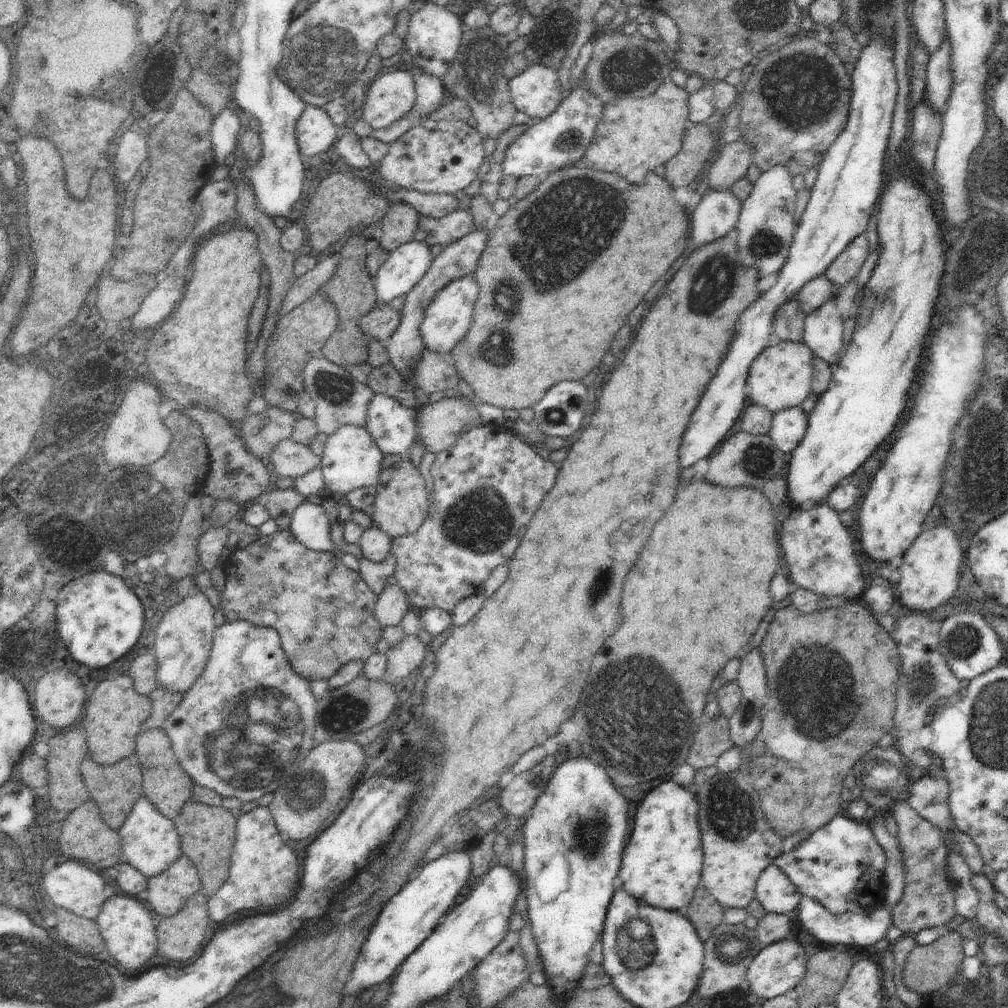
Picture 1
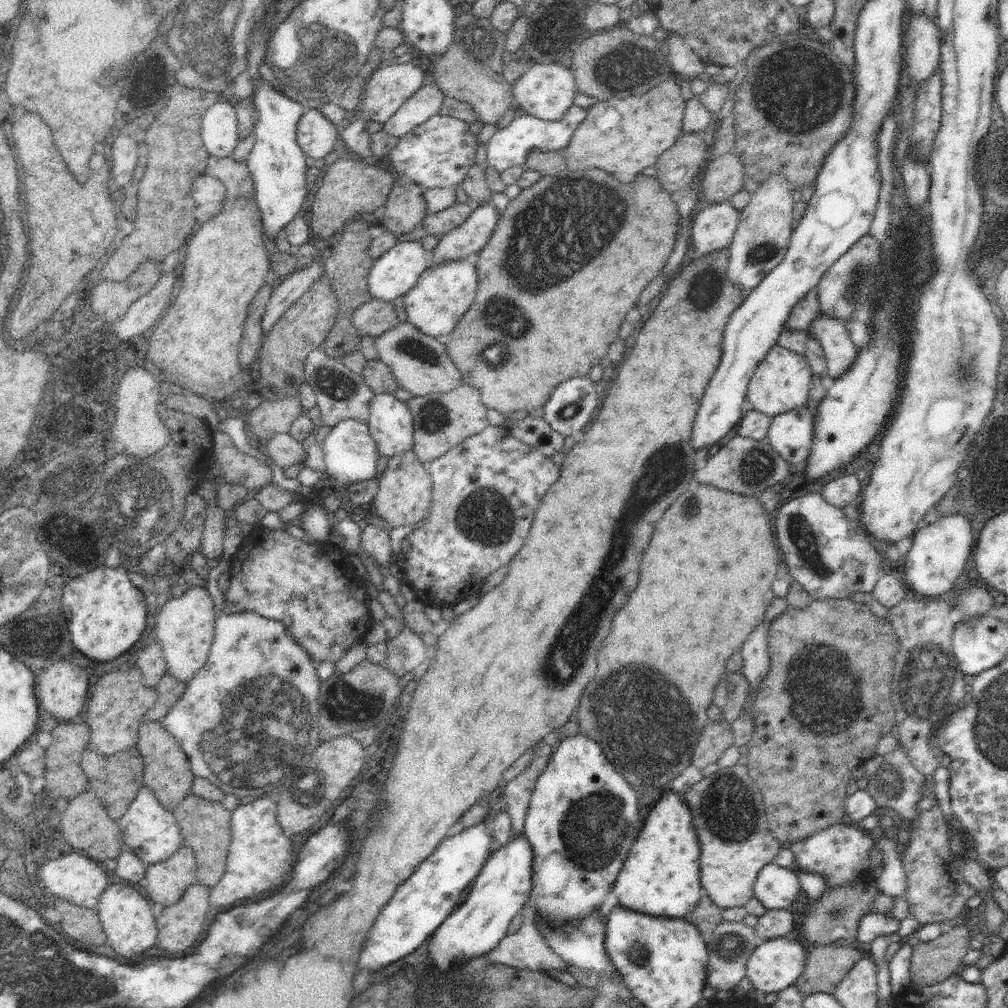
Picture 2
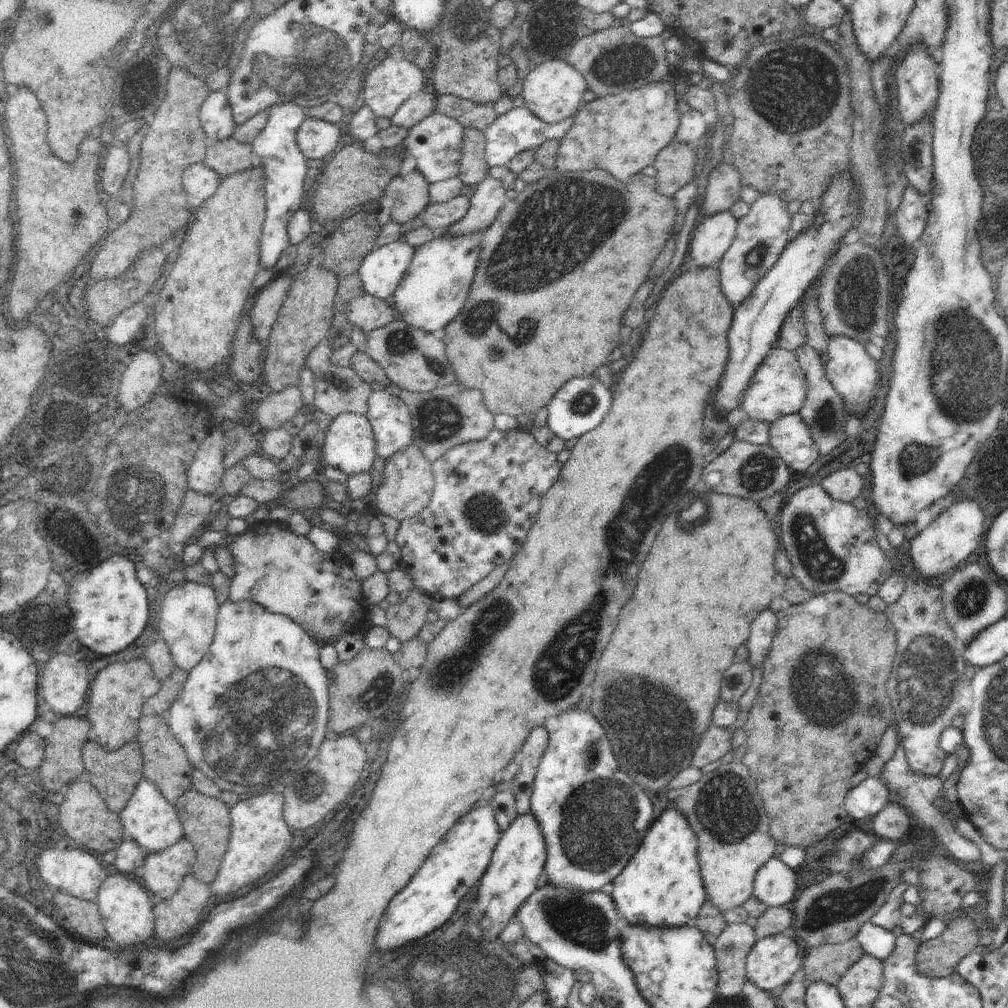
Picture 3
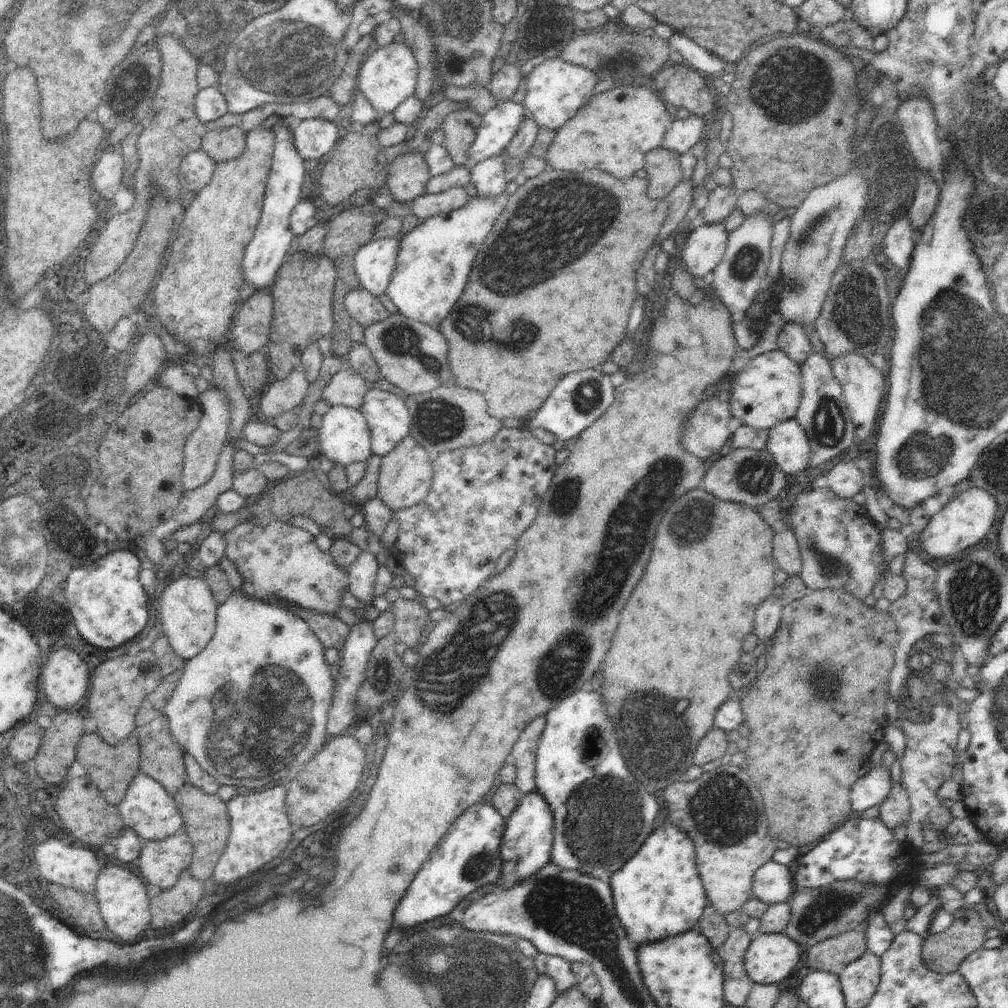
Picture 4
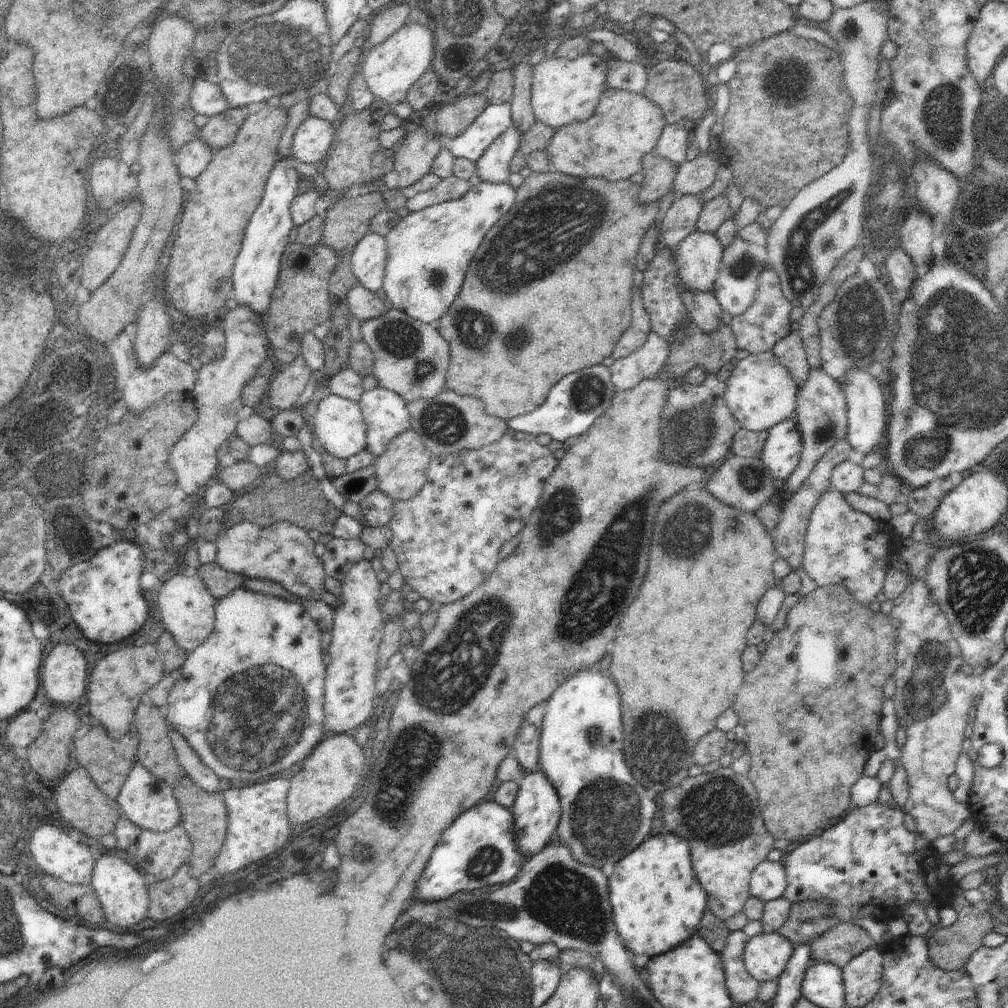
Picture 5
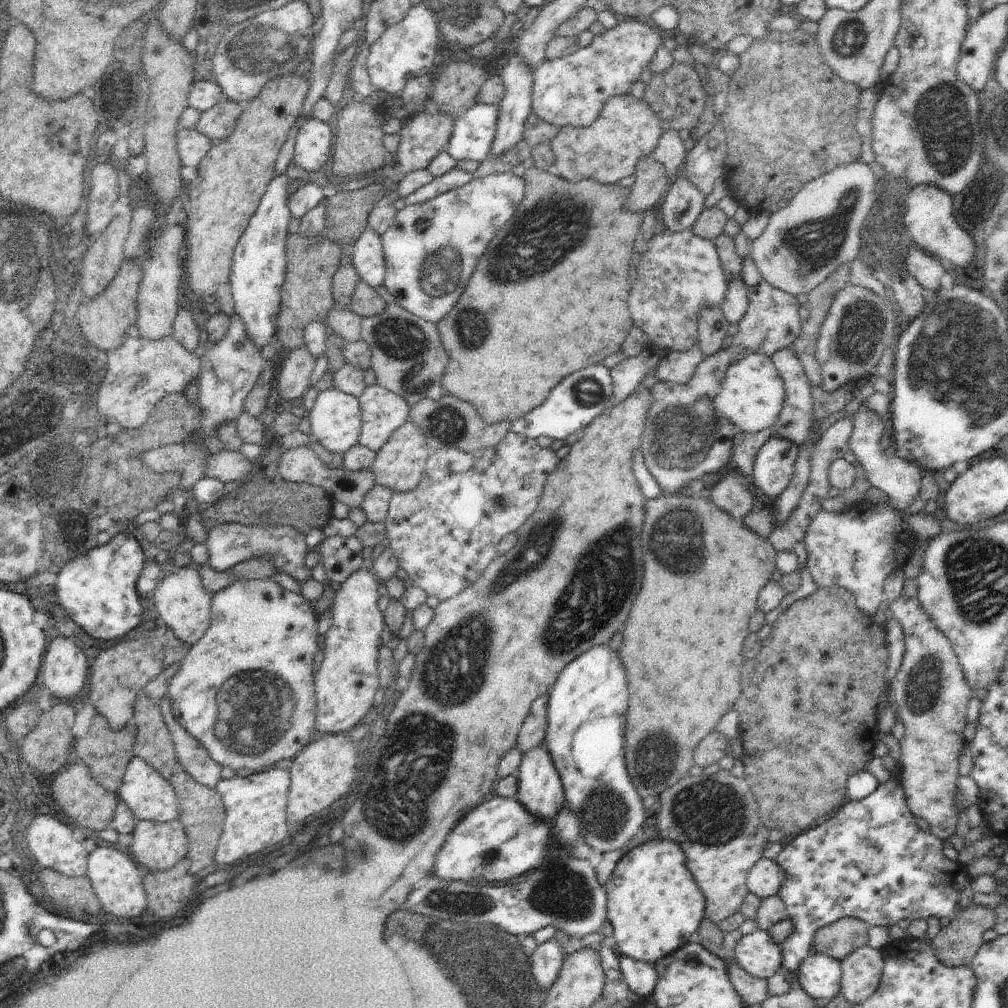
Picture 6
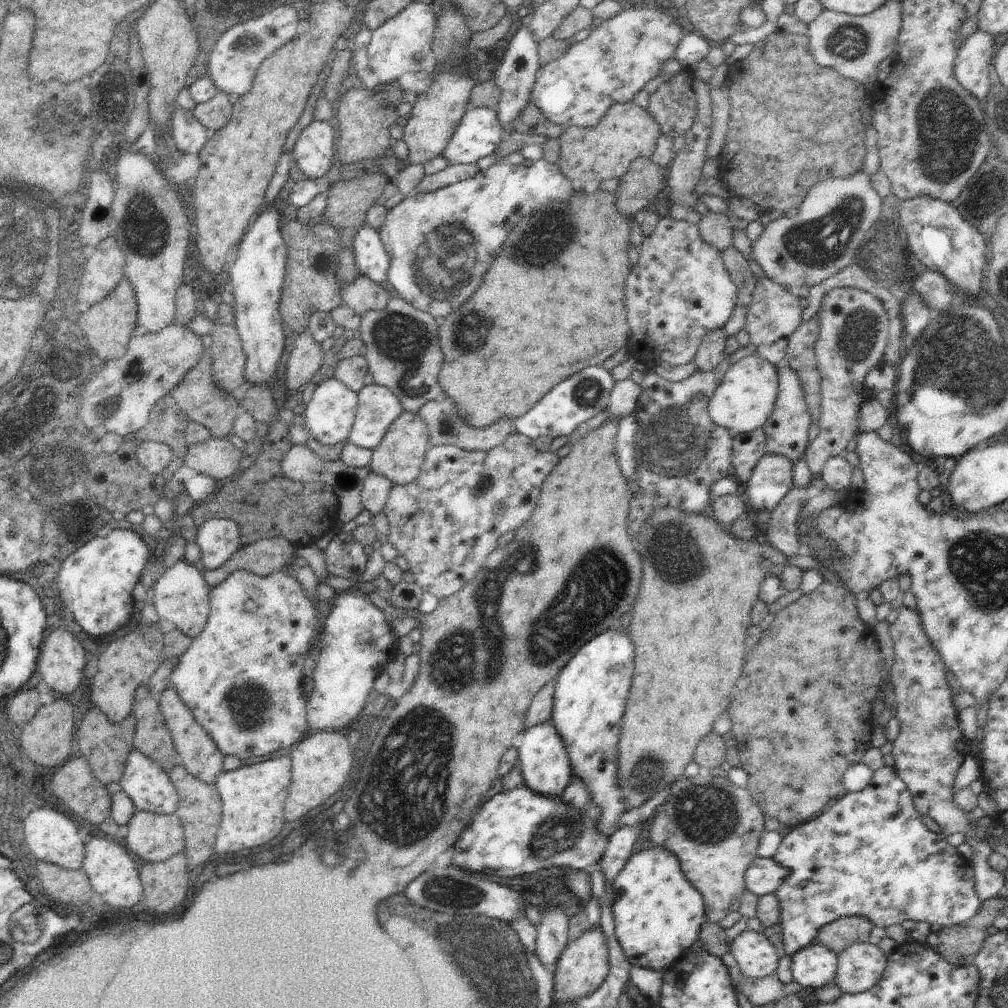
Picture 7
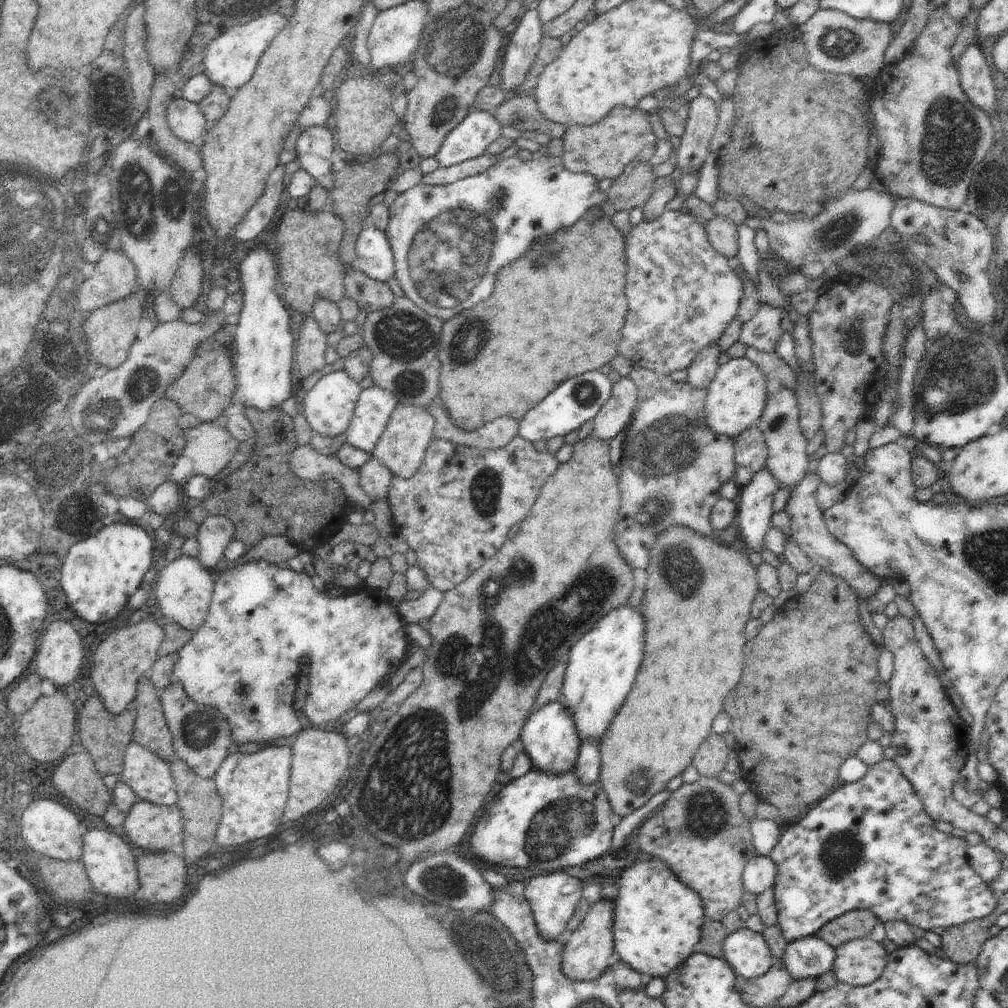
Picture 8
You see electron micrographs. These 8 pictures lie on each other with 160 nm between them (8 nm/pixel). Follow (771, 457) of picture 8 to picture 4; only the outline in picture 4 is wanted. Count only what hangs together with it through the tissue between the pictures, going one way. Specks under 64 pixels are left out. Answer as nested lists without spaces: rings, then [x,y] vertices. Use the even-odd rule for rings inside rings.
[[[786,323],[776,340],[778,348],[785,352],[796,364],[801,364],[812,352],[812,345],[802,325]]]

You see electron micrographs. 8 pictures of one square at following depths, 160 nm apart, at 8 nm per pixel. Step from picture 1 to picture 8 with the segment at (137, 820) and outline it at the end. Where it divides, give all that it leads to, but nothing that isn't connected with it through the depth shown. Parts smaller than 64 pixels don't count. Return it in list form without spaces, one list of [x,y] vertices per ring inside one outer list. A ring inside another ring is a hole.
[[[132,742],[128,746],[121,775],[122,781],[129,784],[138,799],[159,806],[175,806],[177,804],[175,783],[169,764],[162,760],[158,754],[154,754],[152,750],[140,746],[138,742]]]

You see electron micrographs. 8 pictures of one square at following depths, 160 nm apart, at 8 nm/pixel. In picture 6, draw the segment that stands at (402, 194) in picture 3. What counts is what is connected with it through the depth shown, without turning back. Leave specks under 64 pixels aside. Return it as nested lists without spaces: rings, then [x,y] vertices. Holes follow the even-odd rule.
[[[421,112],[403,124],[399,131],[396,168],[402,174],[427,169],[442,148],[448,144],[456,116],[447,113]]]

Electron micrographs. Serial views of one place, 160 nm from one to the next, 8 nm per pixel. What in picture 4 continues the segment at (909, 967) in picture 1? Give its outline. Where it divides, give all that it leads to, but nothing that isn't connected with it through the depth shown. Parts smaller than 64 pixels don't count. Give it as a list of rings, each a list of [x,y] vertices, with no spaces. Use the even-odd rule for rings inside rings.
[[[960,920],[962,924],[956,926],[956,937],[952,937],[952,926],[942,934],[934,934],[934,936],[925,936],[923,944],[922,956],[924,966],[932,972],[940,975],[948,975],[952,972],[958,971],[960,964],[972,953],[974,950],[979,950],[983,947],[986,939],[987,928],[984,927],[983,922],[970,924],[970,920]]]

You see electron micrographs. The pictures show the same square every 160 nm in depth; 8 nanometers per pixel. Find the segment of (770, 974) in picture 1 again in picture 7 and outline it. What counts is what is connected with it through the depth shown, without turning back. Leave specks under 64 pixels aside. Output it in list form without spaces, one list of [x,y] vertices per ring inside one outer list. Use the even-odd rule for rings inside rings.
[[[748,930],[734,939],[729,951],[736,959],[742,975],[752,980],[772,974],[781,959],[781,954],[763,933]]]

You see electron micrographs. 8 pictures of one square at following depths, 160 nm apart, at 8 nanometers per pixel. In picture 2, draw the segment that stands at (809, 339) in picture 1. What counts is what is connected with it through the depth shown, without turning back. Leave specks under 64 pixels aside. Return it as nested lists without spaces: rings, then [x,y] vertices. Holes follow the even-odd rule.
[[[818,315],[808,328],[825,354],[828,376],[836,380],[842,376],[856,358],[859,349],[850,340],[846,323],[840,319]]]

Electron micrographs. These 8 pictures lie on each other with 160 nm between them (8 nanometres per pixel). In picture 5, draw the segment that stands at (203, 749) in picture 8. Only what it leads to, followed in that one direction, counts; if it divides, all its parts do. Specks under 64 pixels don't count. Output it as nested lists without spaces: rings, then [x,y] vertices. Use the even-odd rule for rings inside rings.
[[[171,727],[169,728],[169,736],[172,740],[177,762],[180,764],[183,773],[203,790],[219,791],[220,778],[216,776],[214,770],[202,763],[200,756],[194,752],[184,736],[176,728]]]

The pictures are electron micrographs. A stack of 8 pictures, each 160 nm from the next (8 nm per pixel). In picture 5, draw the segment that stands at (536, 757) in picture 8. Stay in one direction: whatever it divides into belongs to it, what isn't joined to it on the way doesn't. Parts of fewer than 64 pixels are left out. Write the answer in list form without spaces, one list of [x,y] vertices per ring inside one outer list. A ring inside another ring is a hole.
[[[539,769],[525,774],[519,781],[519,790],[512,806],[514,814],[514,840],[516,848],[522,850],[522,856],[536,856],[538,852],[544,850],[544,846],[550,842],[550,838],[556,833],[559,820],[561,818],[561,805],[558,799],[558,792],[548,780],[548,776]]]

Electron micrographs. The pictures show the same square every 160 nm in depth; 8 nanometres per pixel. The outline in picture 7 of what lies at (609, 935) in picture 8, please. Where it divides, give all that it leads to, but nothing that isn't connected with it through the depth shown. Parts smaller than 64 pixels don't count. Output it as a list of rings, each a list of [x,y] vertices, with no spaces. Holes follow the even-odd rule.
[[[602,926],[588,928],[580,939],[569,942],[560,956],[557,967],[553,969],[553,996],[554,1005],[566,1005],[566,1002],[580,1000],[584,996],[594,994],[609,974],[609,947],[608,938],[602,931]]]

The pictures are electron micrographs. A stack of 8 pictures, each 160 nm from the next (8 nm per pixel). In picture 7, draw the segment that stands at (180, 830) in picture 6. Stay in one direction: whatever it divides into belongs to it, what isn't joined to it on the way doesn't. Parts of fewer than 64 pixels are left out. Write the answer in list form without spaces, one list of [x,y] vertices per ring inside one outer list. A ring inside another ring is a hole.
[[[137,811],[127,827],[125,848],[142,860],[164,862],[185,850],[185,833],[176,814]]]

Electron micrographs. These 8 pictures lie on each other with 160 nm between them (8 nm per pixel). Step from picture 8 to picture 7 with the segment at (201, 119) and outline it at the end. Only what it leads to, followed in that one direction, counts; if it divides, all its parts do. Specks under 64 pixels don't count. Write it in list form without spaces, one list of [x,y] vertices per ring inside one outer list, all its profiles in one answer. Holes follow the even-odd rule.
[[[177,106],[171,119],[171,134],[180,152],[199,154],[211,133],[194,117],[192,111]]]

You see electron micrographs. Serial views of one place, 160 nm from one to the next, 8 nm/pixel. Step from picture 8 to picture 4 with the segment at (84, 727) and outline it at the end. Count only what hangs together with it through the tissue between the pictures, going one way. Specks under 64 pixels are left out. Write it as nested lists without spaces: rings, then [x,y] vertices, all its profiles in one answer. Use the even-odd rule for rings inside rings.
[[[136,729],[116,746],[110,746],[100,738],[98,733],[94,732],[82,736],[78,744],[76,761],[84,767],[88,776],[96,783],[106,802],[110,806],[117,807],[125,797],[132,779],[141,770],[139,766],[140,749],[138,730]]]

